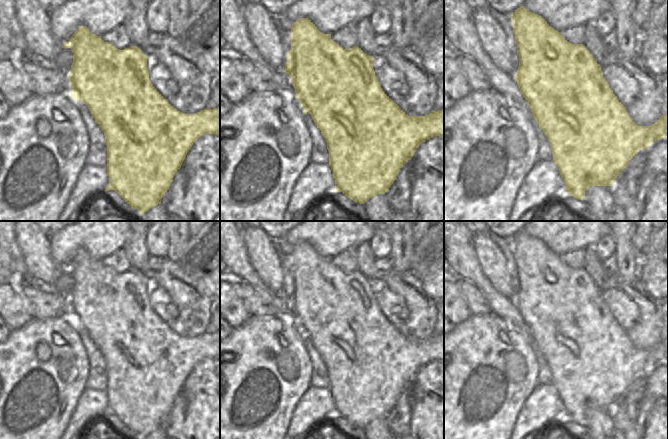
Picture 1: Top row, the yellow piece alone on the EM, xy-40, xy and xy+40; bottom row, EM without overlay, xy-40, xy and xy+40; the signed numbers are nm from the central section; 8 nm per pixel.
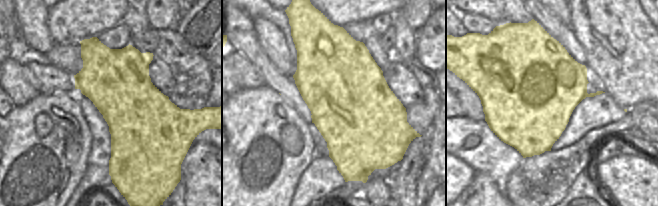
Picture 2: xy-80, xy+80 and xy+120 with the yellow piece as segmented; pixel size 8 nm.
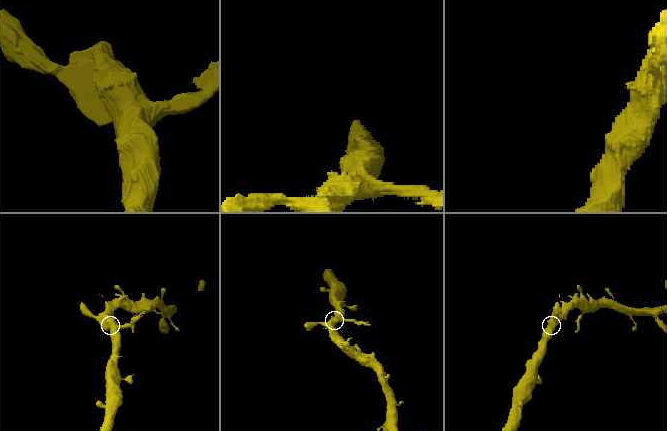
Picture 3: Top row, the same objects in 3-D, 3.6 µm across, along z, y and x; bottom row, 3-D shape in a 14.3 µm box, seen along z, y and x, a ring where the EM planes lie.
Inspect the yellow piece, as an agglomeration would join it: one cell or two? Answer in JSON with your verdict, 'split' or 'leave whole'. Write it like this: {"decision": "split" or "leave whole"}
{"decision": "split"}

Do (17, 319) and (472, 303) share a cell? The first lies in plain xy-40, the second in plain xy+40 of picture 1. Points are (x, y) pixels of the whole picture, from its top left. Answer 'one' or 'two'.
two

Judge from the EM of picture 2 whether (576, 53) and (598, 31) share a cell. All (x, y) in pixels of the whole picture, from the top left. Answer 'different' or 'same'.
different

